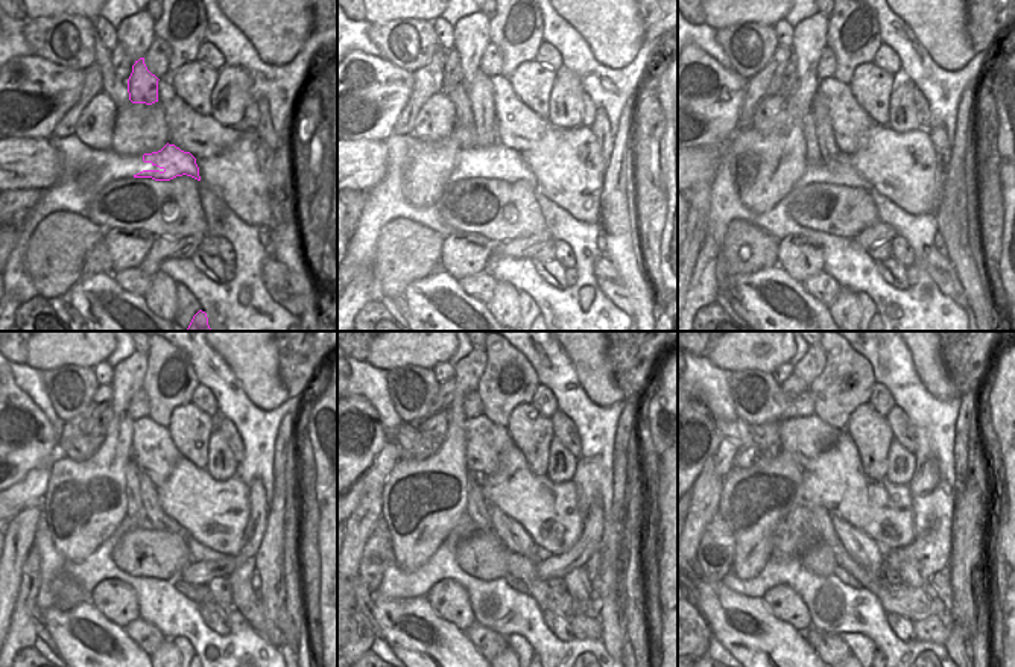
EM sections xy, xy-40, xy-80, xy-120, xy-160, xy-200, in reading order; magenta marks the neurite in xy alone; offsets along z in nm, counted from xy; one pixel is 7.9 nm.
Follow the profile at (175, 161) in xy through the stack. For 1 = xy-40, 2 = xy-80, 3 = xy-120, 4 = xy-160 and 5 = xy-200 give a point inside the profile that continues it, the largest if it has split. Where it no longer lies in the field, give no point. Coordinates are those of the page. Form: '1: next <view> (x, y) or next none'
1: next xy-40 (480, 93)
2: next xy-80 (830, 154)
3: next xy-120 (148, 493)
4: next xy-160 (514, 537)
5: next xy-200 (862, 549)

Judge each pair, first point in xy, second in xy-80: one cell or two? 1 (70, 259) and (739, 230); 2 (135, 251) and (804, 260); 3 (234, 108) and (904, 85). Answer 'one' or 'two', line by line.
1: one
2: one
3: one

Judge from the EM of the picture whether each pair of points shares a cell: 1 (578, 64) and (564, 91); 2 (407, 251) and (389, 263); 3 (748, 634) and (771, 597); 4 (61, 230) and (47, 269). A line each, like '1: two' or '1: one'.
1: two
2: one
3: two
4: one

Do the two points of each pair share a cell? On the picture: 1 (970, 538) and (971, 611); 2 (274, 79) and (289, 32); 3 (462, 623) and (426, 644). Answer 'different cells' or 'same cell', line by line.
1: same cell
2: different cells
3: different cells

